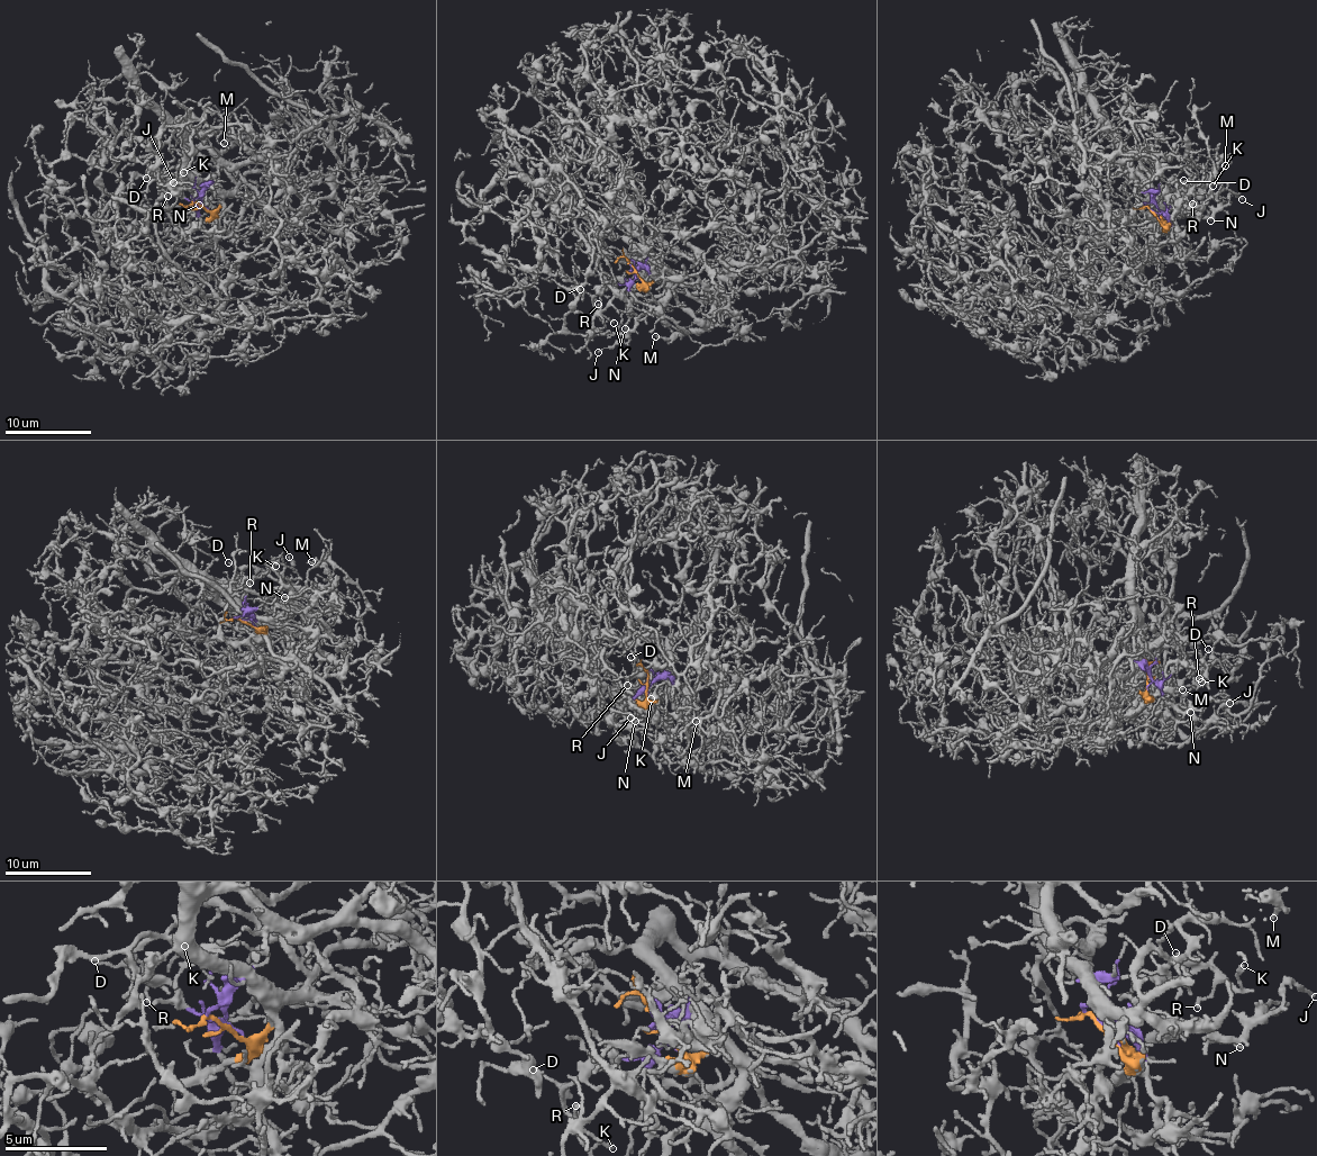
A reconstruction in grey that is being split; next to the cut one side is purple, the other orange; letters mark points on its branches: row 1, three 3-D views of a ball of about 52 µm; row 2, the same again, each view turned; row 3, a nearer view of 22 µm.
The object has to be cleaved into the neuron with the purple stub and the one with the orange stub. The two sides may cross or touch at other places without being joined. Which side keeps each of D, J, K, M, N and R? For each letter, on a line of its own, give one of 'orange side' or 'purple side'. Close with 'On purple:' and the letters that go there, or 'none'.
D: purple side
J: orange side
K: purple side
M: orange side
N: orange side
R: purple side
On purple: D, K, R

